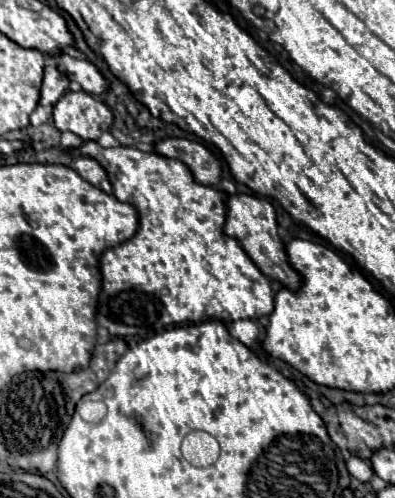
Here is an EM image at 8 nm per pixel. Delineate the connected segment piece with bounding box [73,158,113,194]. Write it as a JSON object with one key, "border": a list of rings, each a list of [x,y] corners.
{"border":[[[75,158],[73,170],[75,170],[83,180],[87,180],[89,184],[93,184],[93,186],[99,188],[99,190],[103,190],[105,194],[111,194],[111,192],[113,192],[111,184],[109,184],[109,180],[107,180],[105,170],[101,170],[99,162],[93,162],[93,158]]]}

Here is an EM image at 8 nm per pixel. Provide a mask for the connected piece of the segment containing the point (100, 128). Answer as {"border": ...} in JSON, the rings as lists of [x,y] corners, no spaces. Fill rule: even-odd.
{"border":[[[67,92],[53,106],[53,122],[59,132],[73,132],[85,140],[99,140],[113,124],[109,106],[87,92]]]}

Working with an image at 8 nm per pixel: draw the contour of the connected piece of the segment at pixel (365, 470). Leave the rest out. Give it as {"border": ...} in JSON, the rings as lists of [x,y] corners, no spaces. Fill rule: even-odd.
{"border":[[[353,454],[347,458],[347,470],[349,470],[349,474],[353,474],[361,482],[369,482],[369,478],[373,476],[373,468],[369,466],[369,462],[361,460]]]}

